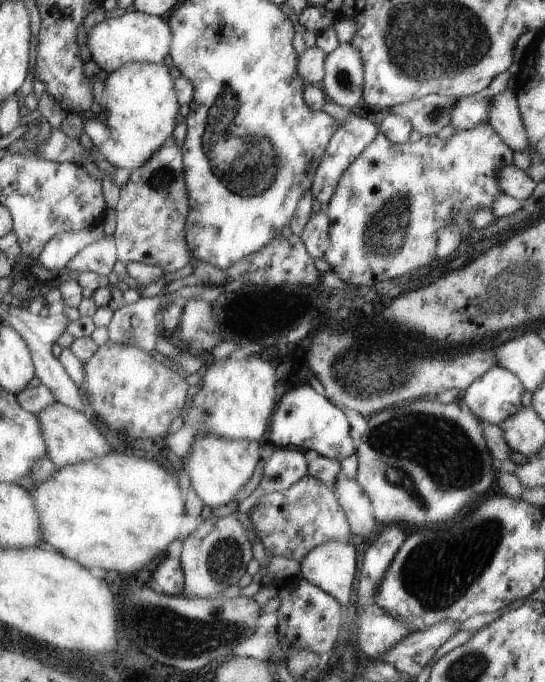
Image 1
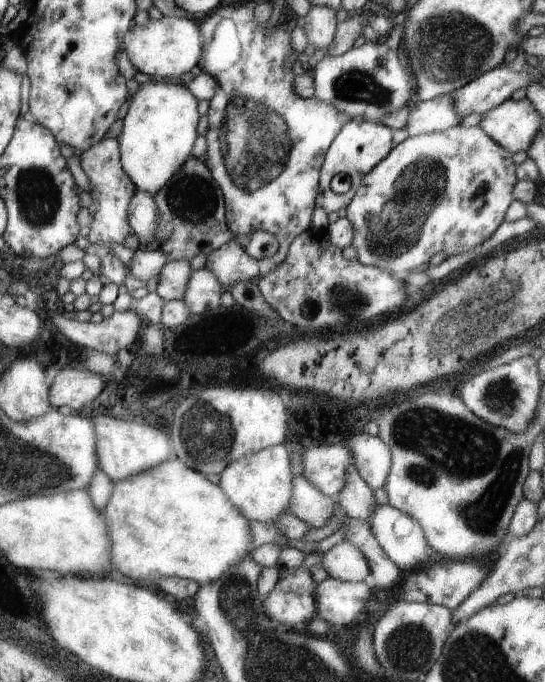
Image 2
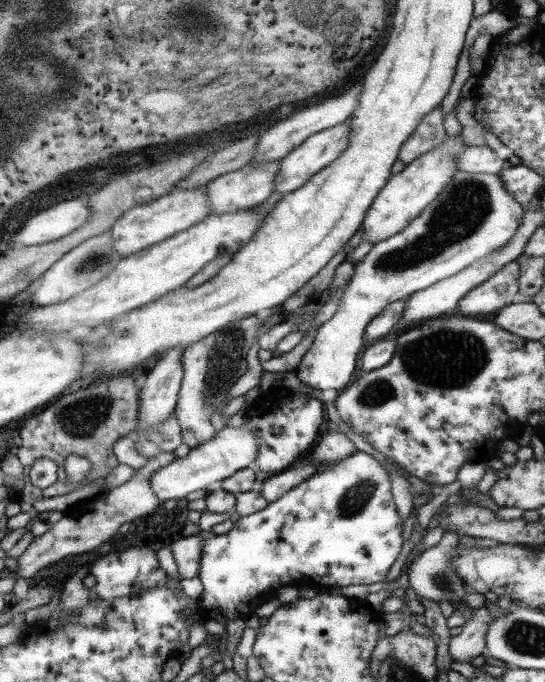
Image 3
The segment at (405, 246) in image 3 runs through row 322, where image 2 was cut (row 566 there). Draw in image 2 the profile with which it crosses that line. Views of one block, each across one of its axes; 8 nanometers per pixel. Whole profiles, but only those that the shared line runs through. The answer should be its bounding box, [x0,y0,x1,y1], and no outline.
[320,541,369,583]

